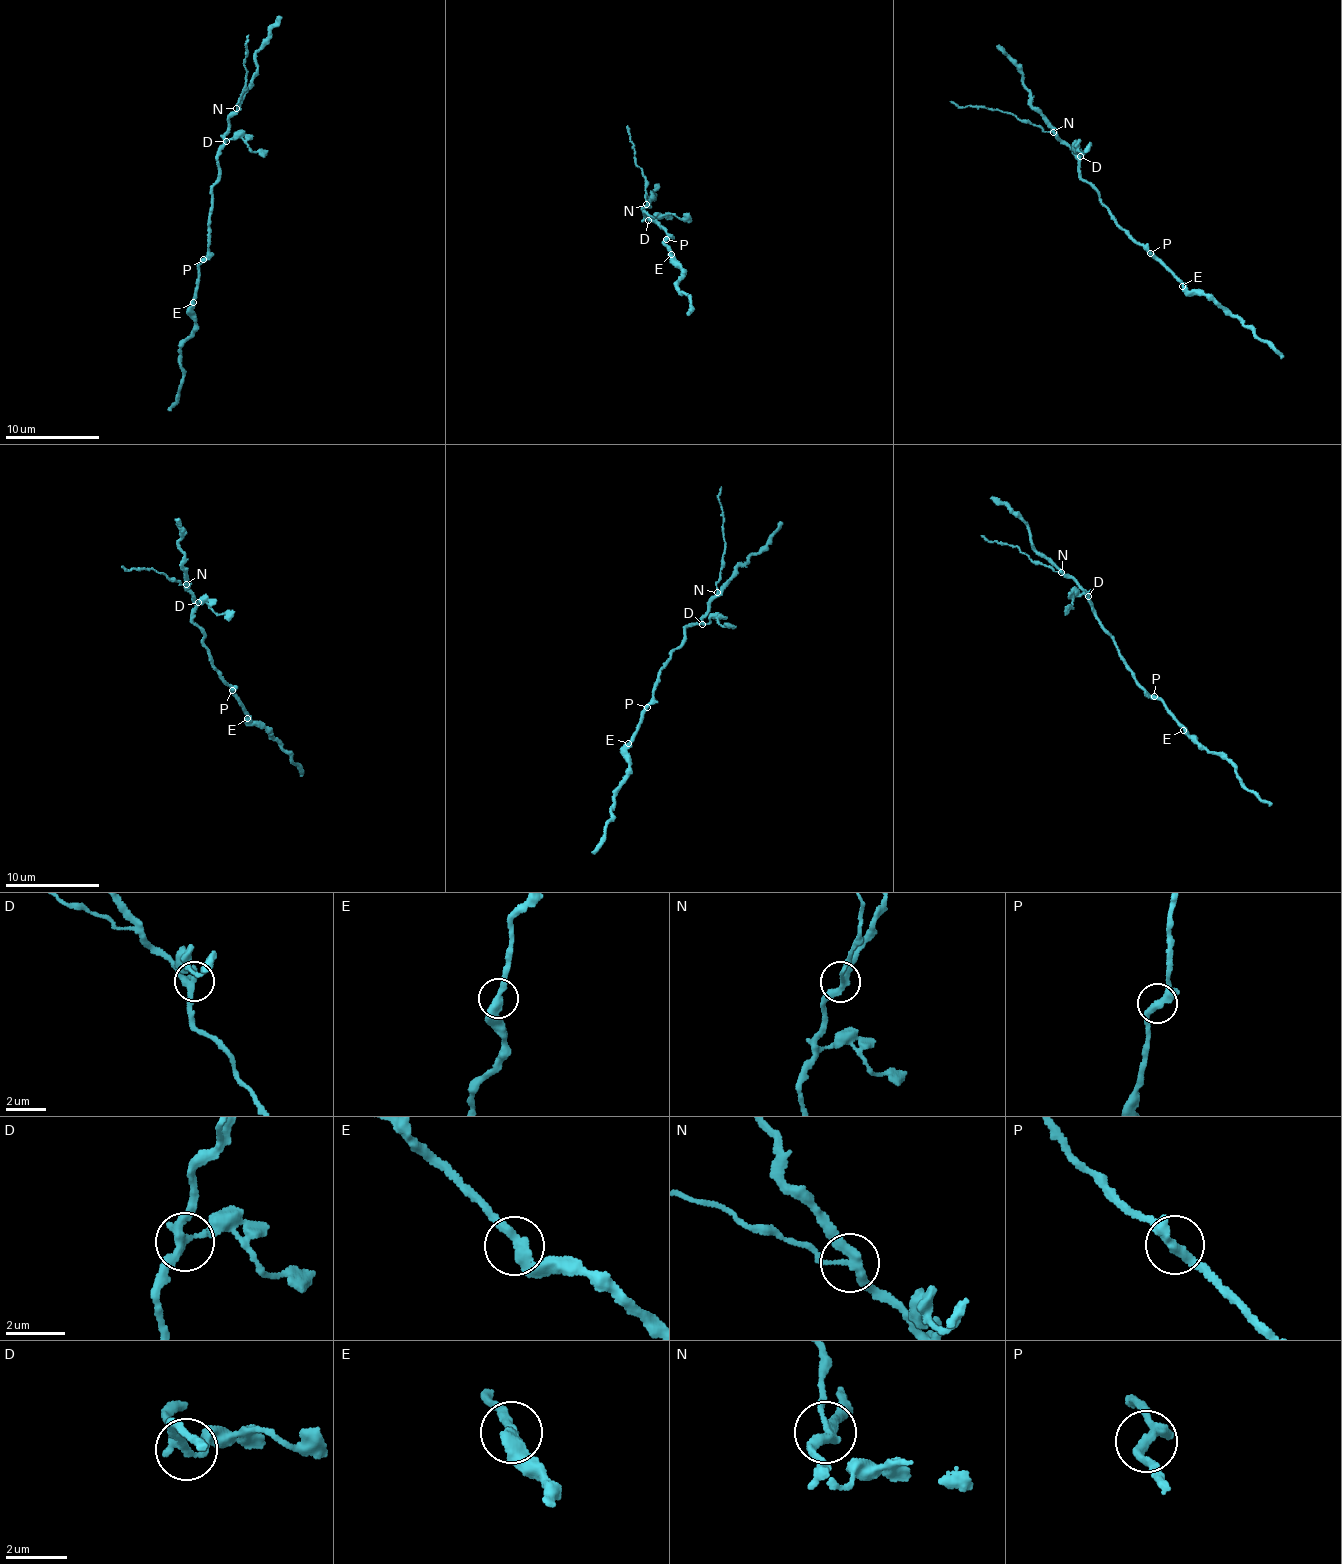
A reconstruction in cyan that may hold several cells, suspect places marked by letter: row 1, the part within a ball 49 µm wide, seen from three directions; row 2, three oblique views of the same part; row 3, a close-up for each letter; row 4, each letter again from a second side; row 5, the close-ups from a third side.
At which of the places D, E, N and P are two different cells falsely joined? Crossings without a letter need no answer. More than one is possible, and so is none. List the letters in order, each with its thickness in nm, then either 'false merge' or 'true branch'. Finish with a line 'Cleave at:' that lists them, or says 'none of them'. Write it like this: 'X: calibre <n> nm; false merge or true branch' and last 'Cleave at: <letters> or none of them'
D: calibre 260 nm; false merge
E: calibre 360 nm; true branch
N: calibre 280 nm; false merge
P: calibre 260 nm; true branch
Cleave at: D, N

